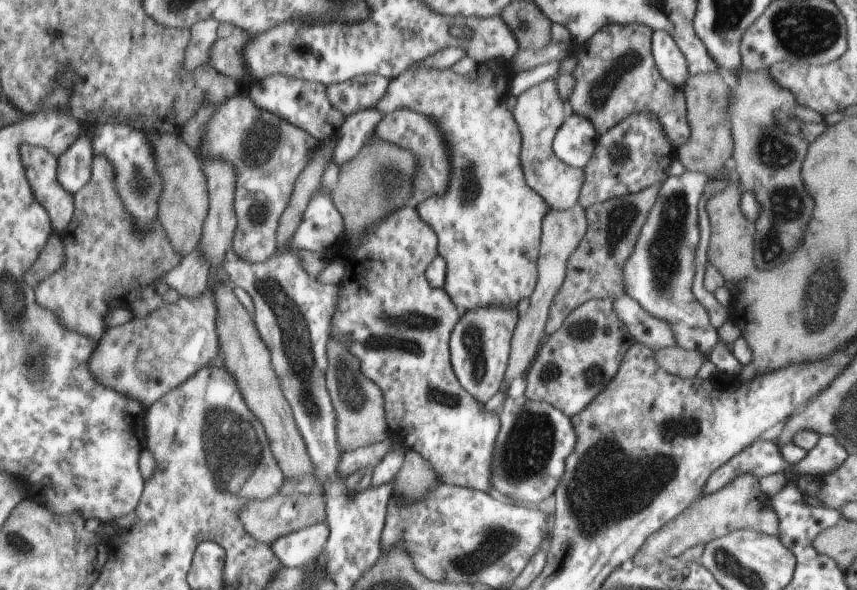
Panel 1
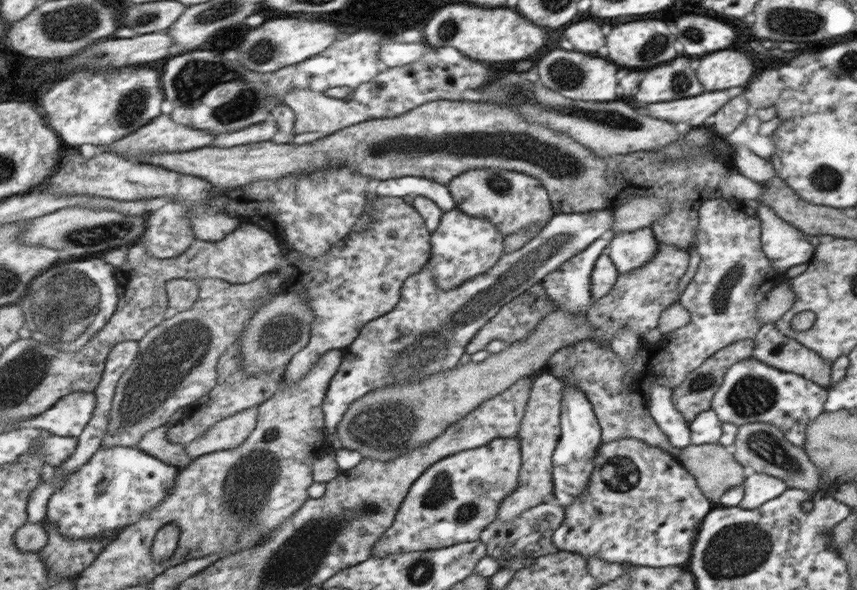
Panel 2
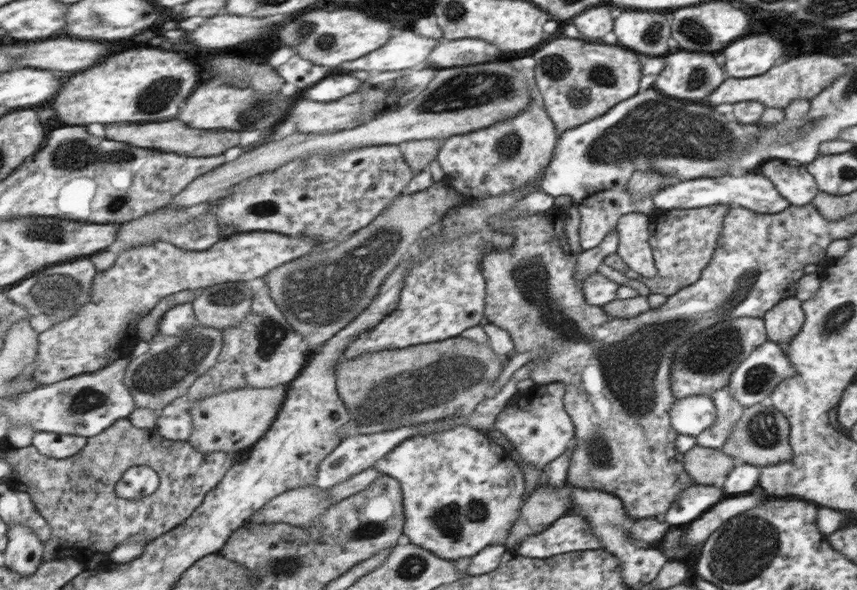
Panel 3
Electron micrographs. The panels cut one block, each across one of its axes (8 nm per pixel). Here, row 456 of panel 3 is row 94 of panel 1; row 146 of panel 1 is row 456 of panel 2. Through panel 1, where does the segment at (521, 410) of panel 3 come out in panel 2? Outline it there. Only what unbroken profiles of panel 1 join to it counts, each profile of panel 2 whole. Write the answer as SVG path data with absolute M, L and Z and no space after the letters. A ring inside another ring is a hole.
M547 370L538 371L529 389L527 408L524 409L516 437L520 445L519 481L517 489L504 499L496 514L496 518L499 518L501 523L511 523L525 510L546 503L546 499L552 495L552 453L559 444L561 400L563 400L563 390L557 377Z

